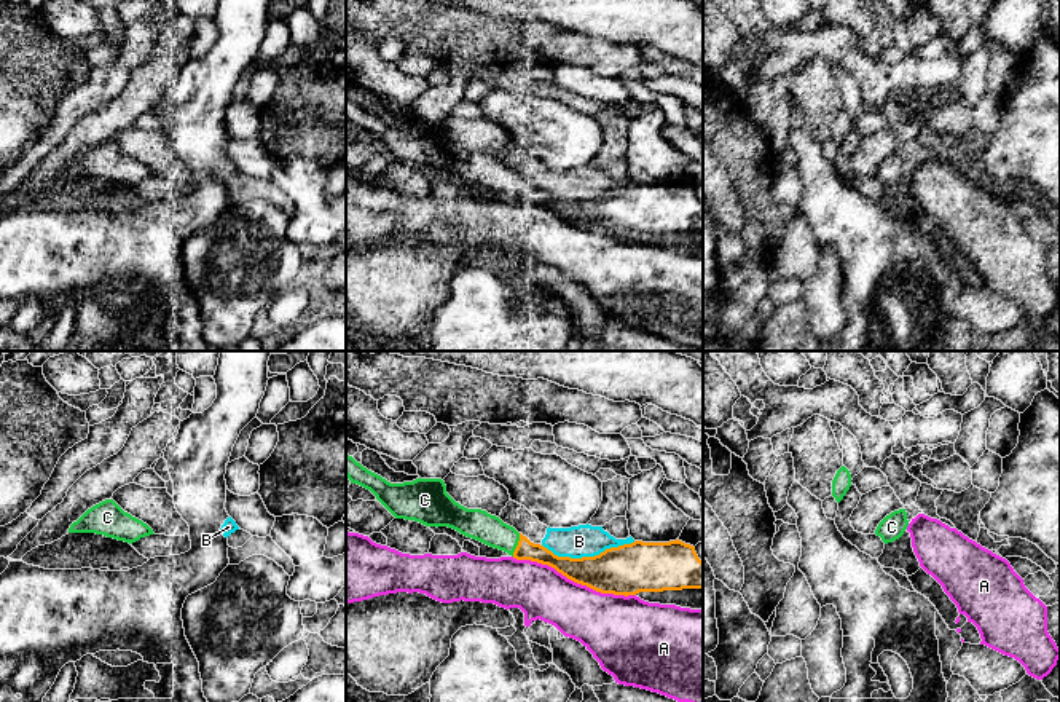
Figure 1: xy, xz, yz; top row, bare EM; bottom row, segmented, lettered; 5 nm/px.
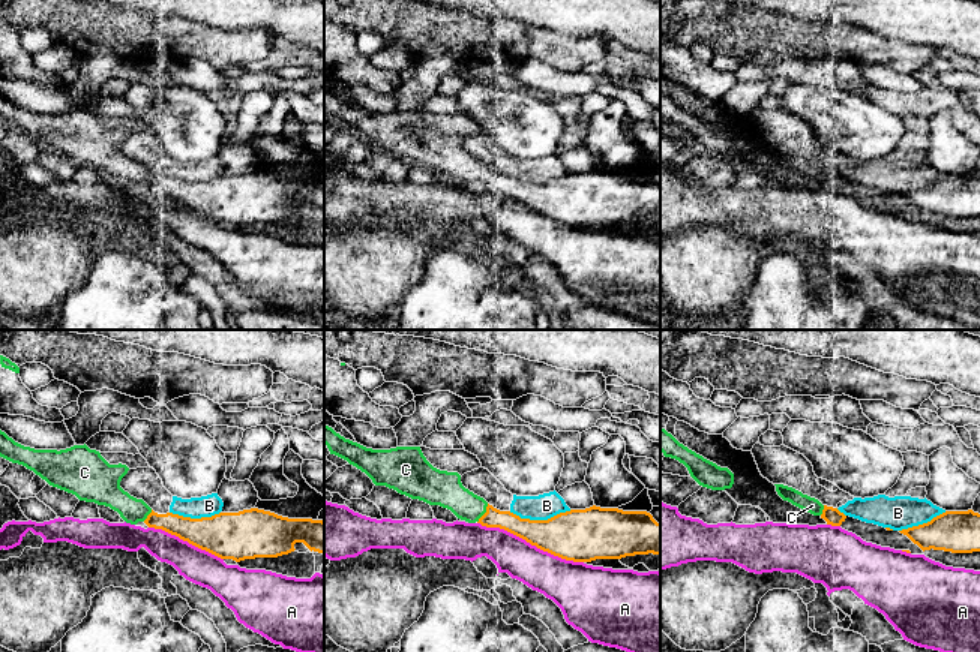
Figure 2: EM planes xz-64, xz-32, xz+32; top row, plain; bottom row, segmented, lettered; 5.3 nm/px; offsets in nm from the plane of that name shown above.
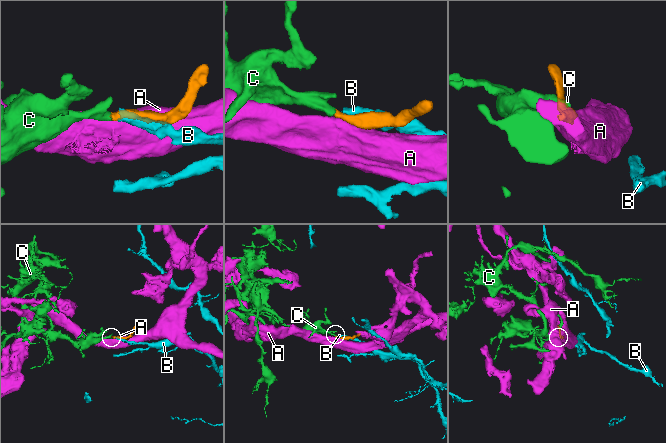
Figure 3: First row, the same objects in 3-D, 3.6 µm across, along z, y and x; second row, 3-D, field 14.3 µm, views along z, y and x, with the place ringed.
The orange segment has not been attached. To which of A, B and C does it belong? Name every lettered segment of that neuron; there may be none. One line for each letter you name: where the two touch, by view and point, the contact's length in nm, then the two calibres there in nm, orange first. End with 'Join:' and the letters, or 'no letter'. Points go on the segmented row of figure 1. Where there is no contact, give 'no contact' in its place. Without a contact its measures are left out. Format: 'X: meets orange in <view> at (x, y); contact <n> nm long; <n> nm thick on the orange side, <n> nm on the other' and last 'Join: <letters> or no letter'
C: meets orange in xz at (518, 544); contact 130 nm long; 100 nm thick on the orange side, 150 nm on the other
Join: C

